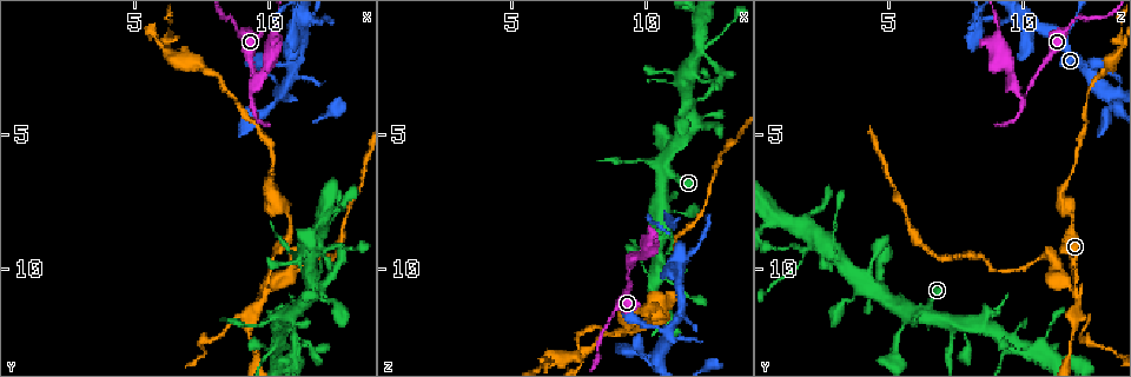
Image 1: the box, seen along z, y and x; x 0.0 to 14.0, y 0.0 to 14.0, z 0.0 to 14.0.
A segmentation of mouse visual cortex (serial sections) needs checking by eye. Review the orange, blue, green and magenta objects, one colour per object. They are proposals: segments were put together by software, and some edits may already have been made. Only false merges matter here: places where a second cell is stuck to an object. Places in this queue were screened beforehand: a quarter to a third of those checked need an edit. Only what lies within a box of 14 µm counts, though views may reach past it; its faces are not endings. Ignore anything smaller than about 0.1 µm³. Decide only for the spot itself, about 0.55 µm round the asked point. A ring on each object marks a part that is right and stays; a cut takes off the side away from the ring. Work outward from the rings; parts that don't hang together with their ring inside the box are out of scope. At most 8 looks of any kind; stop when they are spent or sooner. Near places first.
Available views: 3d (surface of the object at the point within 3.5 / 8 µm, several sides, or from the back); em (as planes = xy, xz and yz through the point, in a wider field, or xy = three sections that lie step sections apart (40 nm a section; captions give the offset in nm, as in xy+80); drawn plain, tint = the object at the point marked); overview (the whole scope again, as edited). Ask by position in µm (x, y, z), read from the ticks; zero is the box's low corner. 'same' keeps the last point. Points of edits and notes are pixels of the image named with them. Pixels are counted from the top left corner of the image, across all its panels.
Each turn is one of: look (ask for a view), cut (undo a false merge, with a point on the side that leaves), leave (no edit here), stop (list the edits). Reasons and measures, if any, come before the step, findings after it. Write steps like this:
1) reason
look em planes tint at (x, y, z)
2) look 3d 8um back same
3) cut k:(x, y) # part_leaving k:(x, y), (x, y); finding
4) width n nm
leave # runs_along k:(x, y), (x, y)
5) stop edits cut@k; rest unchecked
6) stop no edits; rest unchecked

small branch off a trunk
look 3d 3.5um at (10.0, 10.5, 11.9)

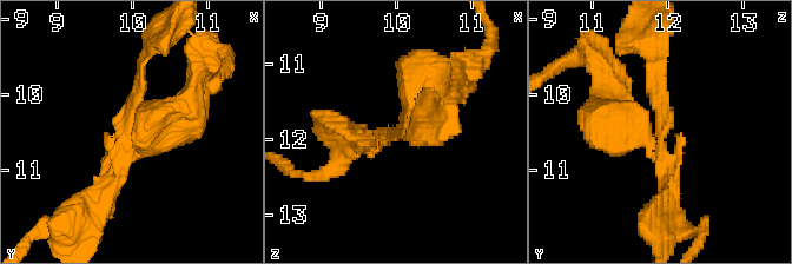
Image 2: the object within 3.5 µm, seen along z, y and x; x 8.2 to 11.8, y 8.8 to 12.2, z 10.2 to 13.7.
arms 3; arm_widths 150, 200, 500 nm
look em xy step 2 tint at (9.95, 10.60, 11.90)

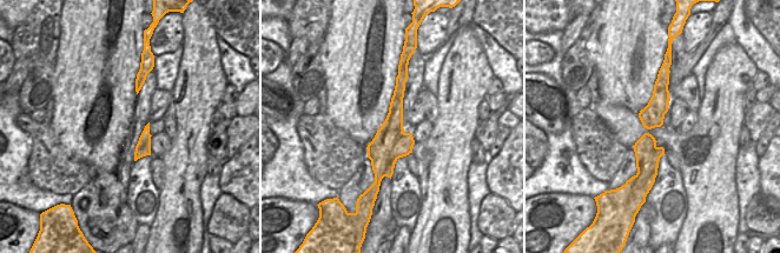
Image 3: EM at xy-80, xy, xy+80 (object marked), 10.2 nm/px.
cut 2:(618, 146) # part_leaving 2:(653, 149), (618, 124), (612, 80); two cells meet here

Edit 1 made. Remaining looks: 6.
look 3d 3.5um at (10.6, 2.3, 12.3)

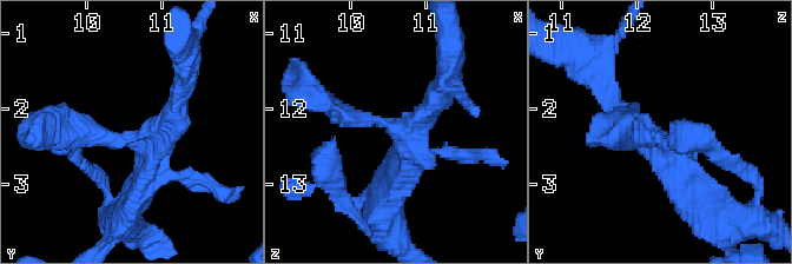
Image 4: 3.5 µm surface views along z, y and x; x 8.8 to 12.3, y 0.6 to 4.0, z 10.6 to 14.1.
leave # runs_along 4:(61, 133), (142, 137), (177, 98); one cell here

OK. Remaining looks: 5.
sudden change in width
look 3d 8um at (9.3, 3.4, 9.8)

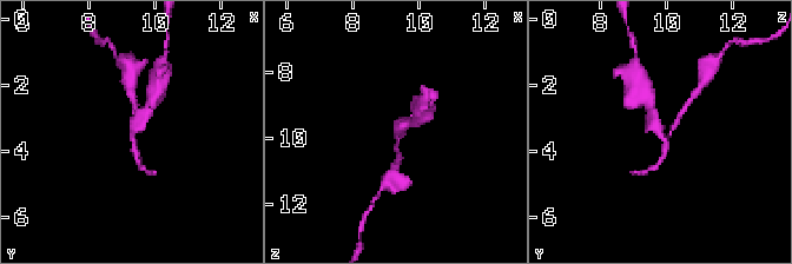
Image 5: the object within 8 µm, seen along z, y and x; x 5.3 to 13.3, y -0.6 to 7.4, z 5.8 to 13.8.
zoom in
look 3d 3.5um at (9.4, 3.4, 9.8)

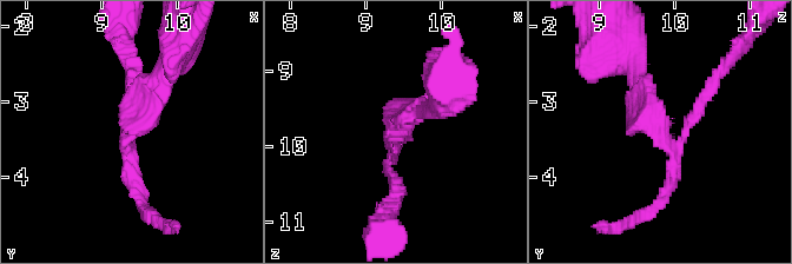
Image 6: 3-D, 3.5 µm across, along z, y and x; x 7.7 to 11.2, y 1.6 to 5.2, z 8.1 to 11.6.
cut 6:(639, 123) # part_leaving 6:(670, 145), (622, 54); a second cell is stuck on

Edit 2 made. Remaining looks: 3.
stop edits cut@2, cut@6; rest unchecked

